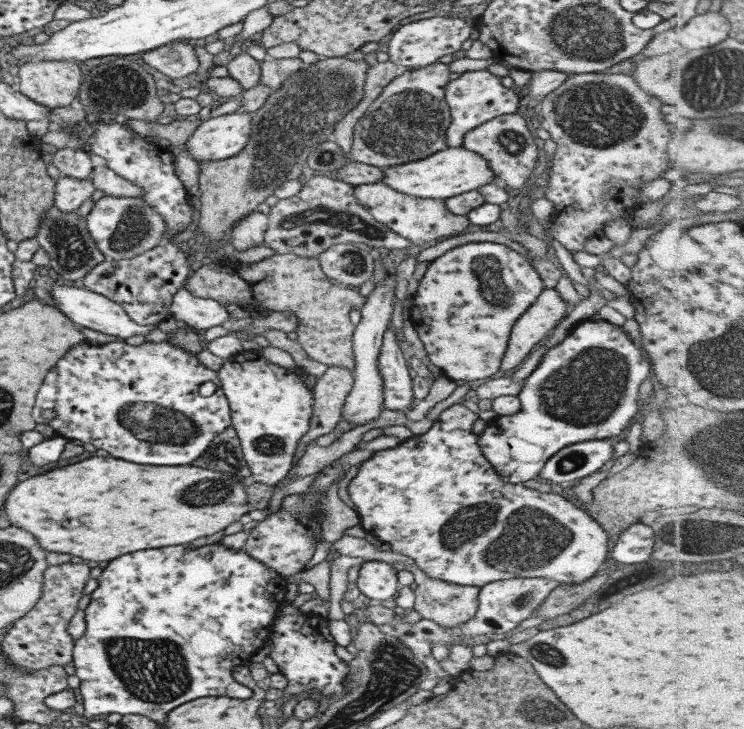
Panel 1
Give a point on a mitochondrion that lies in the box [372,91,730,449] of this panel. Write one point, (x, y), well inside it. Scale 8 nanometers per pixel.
(585, 392)

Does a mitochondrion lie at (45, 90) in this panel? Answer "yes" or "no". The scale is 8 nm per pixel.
no

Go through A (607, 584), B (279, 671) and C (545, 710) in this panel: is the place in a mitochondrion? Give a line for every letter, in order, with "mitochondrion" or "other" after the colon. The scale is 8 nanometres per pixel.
A: other
B: other
C: mitochondrion

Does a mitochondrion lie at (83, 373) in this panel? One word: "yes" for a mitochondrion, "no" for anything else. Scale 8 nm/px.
no

